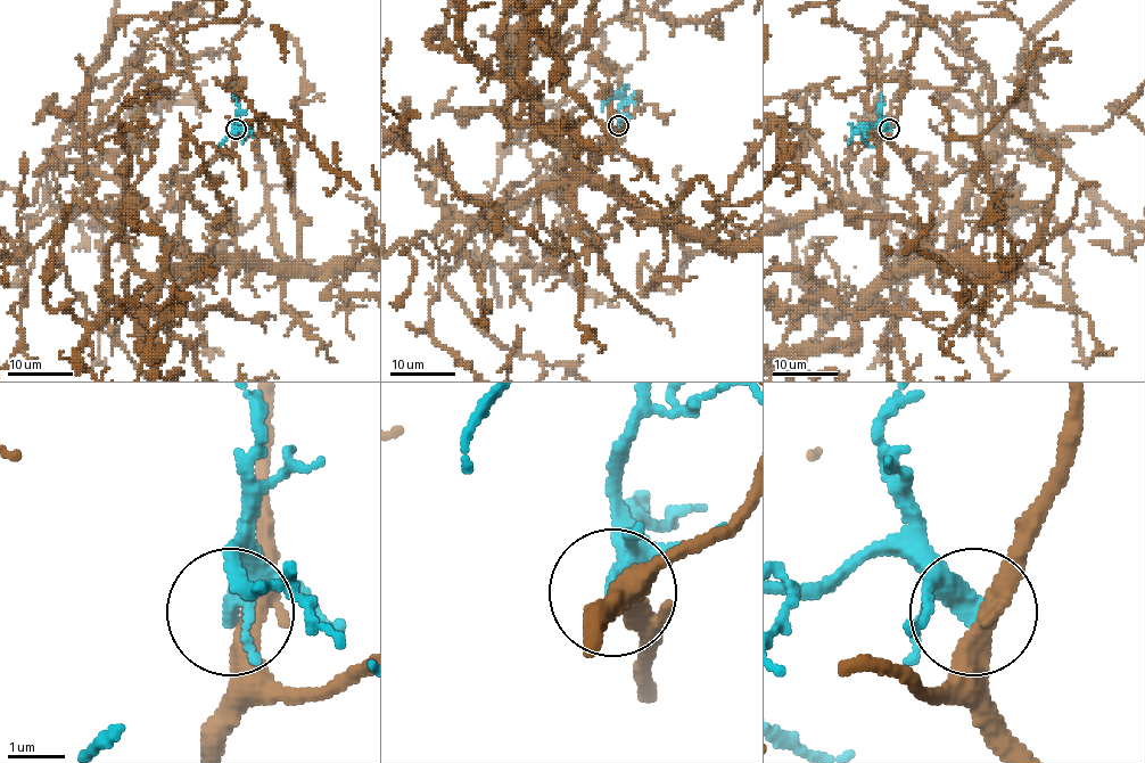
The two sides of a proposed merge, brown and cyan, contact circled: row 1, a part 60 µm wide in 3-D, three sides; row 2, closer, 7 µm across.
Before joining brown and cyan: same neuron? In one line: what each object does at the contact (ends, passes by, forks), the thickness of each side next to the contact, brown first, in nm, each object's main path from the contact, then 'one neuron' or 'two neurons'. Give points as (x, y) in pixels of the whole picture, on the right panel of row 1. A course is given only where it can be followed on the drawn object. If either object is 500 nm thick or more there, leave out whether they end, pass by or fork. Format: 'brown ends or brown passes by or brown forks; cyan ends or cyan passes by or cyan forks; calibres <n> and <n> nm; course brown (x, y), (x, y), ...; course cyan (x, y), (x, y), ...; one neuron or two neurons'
brown forks; cyan passes by; calibres 320 and 320 nm; course brown (890, 129), (931, 197), (937, 257), (1019, 95), (1030, 34); course cyan (888, 129), (880, 123), (859, 129), (864, 140), (875, 146); two neurons

